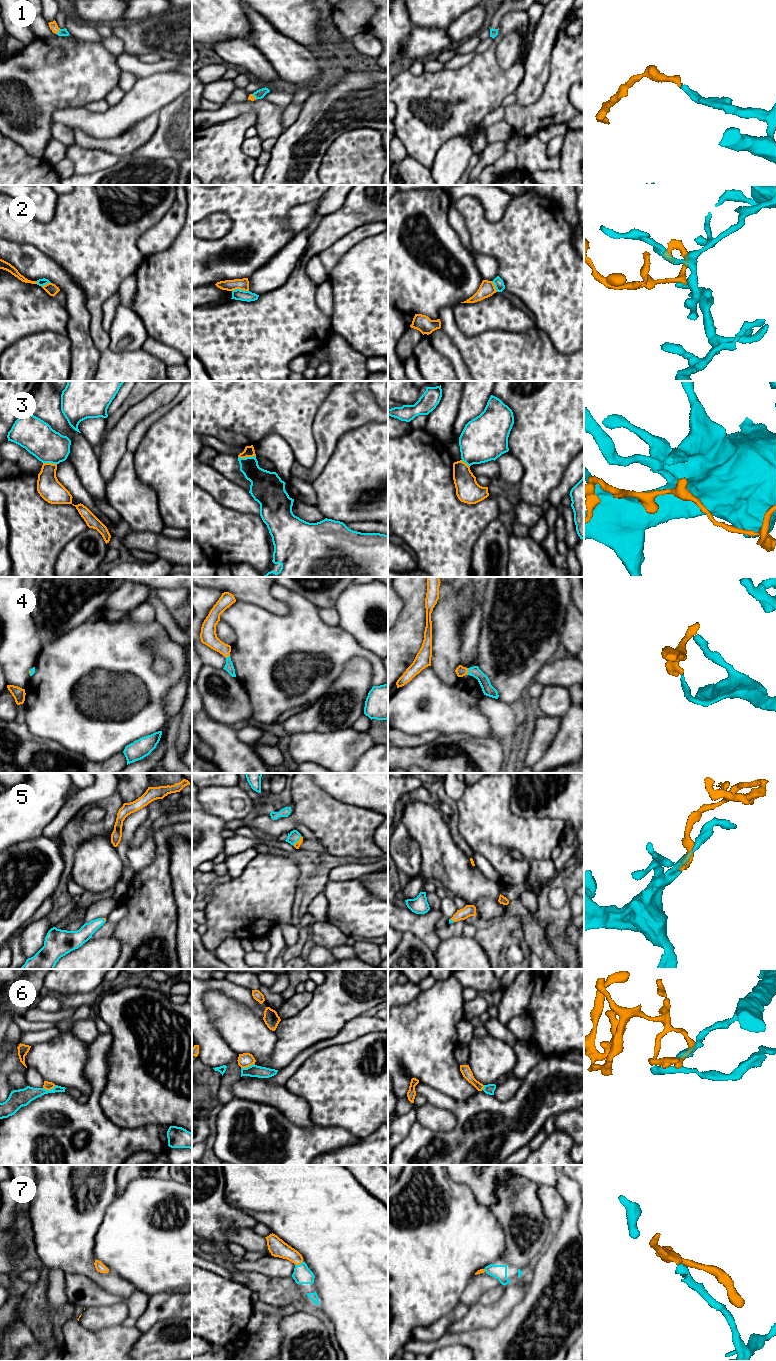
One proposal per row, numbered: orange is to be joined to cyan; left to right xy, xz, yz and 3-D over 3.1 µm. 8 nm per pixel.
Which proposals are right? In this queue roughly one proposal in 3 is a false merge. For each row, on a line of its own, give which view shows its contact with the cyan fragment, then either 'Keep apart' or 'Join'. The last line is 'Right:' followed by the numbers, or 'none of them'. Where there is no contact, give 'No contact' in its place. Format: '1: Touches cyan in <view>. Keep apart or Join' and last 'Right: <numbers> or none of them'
1: Touches cyan in xy. Join
2: Touches cyan in xz. Keep apart
3: Touches cyan in xz. Keep apart
4: Touches cyan in yz. Join
5: Touches cyan in xz. Join
6: Touches cyan in xz. Keep apart
7: Touches cyan in xz. Join
Right: 1, 4, 5, 7

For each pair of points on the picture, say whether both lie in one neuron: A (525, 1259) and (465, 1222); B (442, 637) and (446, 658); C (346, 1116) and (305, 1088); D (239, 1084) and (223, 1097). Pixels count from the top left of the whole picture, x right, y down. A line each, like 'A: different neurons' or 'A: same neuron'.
A: different neurons
B: same neuron
C: same neuron
D: different neurons

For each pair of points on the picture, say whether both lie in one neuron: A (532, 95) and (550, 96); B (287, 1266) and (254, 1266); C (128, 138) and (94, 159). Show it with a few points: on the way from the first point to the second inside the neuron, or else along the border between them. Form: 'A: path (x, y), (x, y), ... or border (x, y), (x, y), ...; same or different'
A: border (549, 74), (541, 96), (529, 104), (520, 106); different
B: path (279, 1266), (262, 1266); same
C: border (83, 146), (103, 149), (120, 158); different

